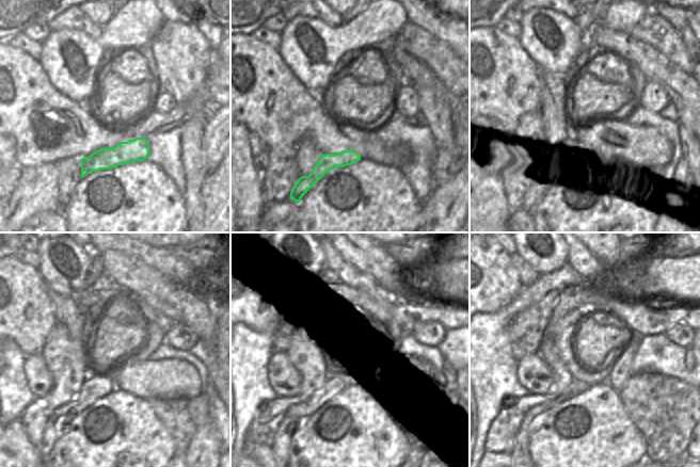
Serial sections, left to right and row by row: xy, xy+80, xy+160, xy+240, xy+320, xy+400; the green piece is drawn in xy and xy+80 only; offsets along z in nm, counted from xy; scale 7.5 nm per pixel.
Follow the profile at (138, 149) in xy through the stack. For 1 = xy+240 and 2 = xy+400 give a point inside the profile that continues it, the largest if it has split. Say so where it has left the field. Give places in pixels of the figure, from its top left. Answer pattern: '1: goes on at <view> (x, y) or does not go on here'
1: goes on at xy+240 (95, 386)
2: goes on at xy+400 (520, 449)

